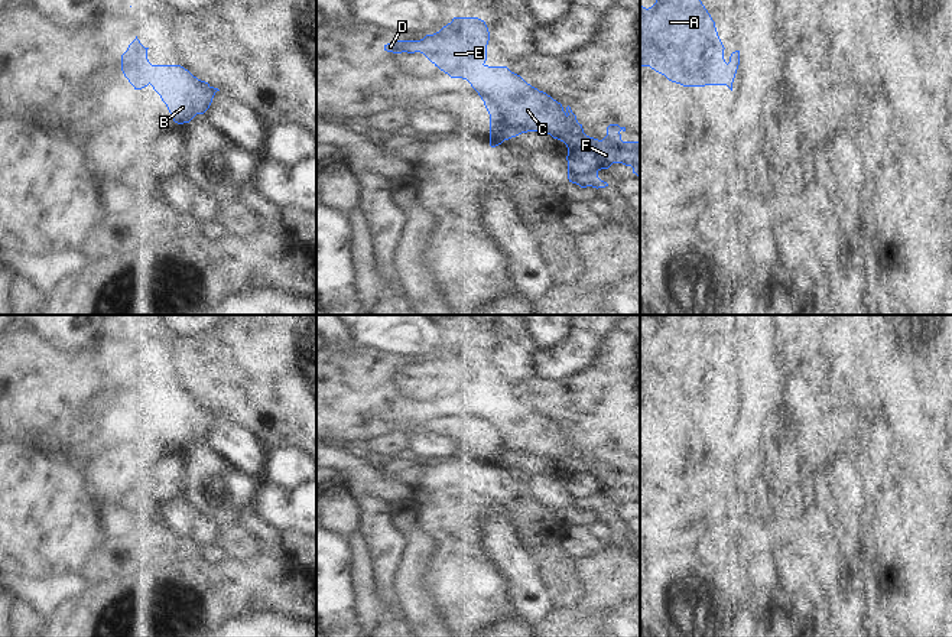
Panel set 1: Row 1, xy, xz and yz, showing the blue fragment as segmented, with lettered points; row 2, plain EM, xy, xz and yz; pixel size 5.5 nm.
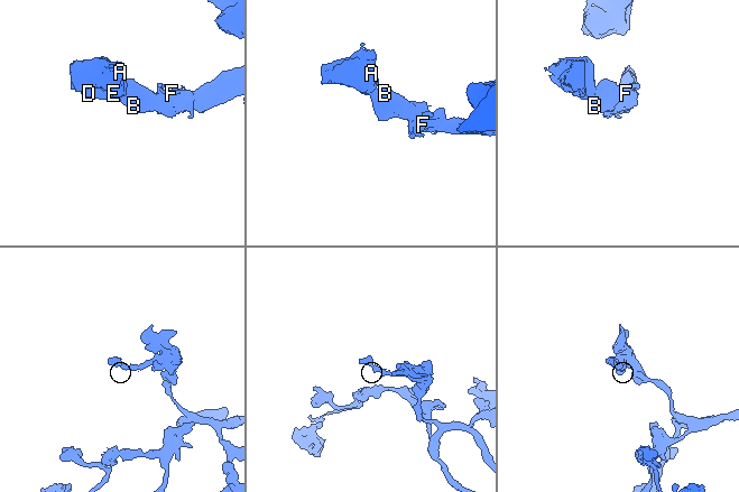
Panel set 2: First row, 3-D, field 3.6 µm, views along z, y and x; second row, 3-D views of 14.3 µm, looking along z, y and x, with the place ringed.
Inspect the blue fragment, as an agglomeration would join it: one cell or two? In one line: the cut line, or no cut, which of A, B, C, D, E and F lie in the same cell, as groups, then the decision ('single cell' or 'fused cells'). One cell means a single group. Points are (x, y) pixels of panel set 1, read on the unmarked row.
no cut | A B C D E F | single cell

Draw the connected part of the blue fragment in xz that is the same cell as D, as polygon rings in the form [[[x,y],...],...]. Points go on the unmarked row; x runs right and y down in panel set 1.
[[[454,341],[451,347],[433,358],[426,358],[420,364],[390,365],[384,368],[384,374],[393,377],[420,376],[451,402],[467,403],[478,416],[490,438],[491,471],[522,456],[548,456],[566,468],[568,503],[581,511],[592,510],[598,513],[608,510],[607,506],[598,501],[598,495],[608,493],[613,487],[631,490],[633,497],[640,500],[640,465],[623,465],[620,455],[626,455],[626,451],[610,448],[602,464],[587,459],[569,429],[563,432],[561,426],[527,407],[507,390],[488,390],[485,387],[488,364],[490,355],[484,344],[478,341]]]

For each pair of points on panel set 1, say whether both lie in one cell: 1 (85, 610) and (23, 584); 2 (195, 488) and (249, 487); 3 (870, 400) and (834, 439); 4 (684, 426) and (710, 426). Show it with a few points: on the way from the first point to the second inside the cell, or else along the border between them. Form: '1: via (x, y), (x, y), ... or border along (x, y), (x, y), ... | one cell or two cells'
1: border along (91, 581), (68, 597), (48, 621) | two cells
2: via (208, 481), (218, 487), (236, 487) | one cell
3: via (860, 410), (841, 429) | one cell
4: via (689, 426), (704, 426) | one cell

